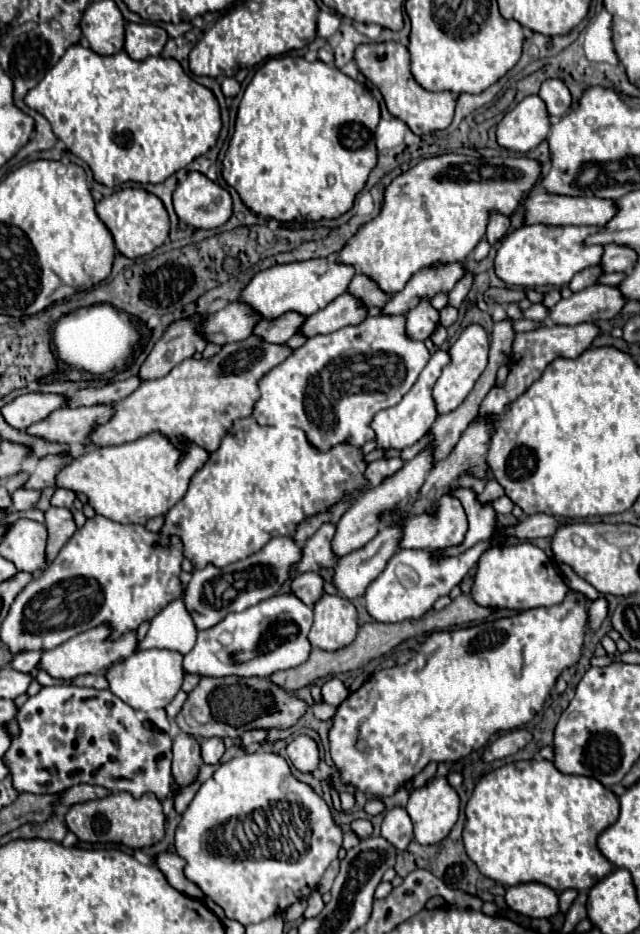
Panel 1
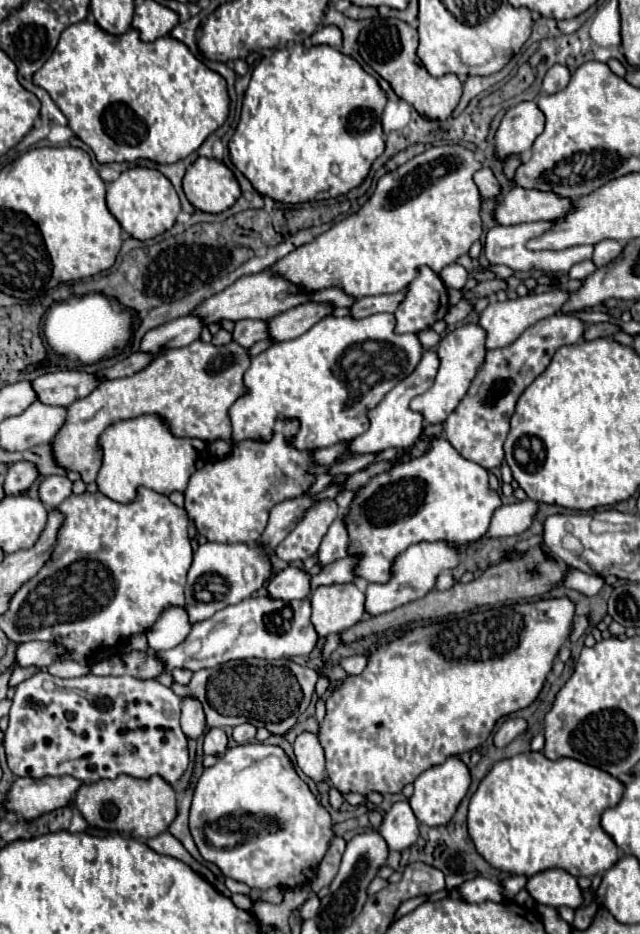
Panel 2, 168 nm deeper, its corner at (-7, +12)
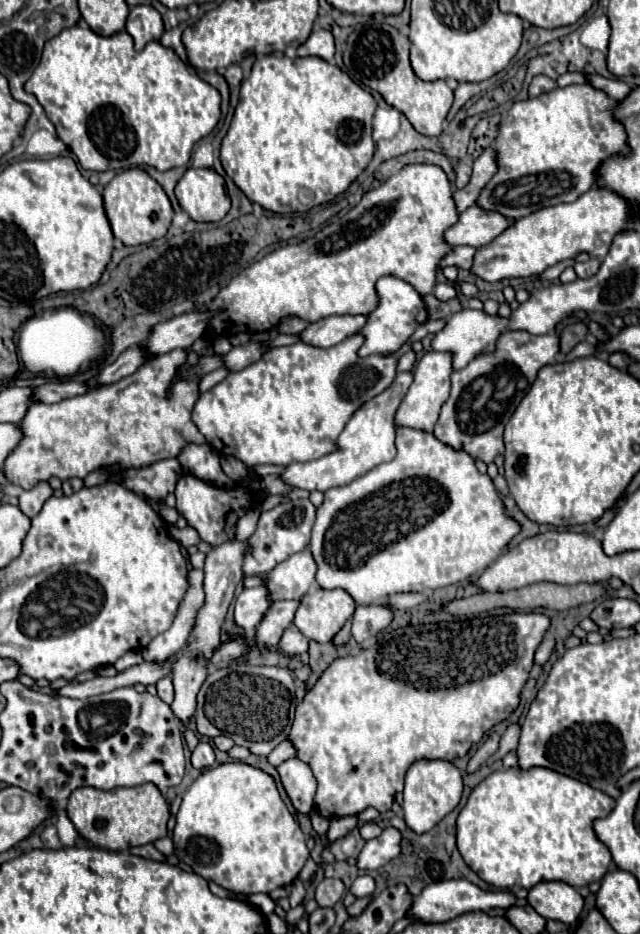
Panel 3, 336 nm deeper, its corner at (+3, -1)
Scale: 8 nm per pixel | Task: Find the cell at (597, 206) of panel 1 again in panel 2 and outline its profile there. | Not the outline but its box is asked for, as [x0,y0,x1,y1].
[495,187,573,225]

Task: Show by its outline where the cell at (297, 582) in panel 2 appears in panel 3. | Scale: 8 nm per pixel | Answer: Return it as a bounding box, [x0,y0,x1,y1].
[235,586,271,634]

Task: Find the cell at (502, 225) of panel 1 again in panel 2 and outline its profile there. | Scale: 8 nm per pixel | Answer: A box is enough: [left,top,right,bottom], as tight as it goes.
[475,167,503,203]

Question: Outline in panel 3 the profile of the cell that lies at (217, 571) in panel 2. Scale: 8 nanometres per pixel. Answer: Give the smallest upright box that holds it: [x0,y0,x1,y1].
[143,570,203,662]

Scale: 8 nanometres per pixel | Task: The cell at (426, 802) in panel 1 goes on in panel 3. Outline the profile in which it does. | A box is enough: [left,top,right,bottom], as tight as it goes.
[403,760,463,832]

